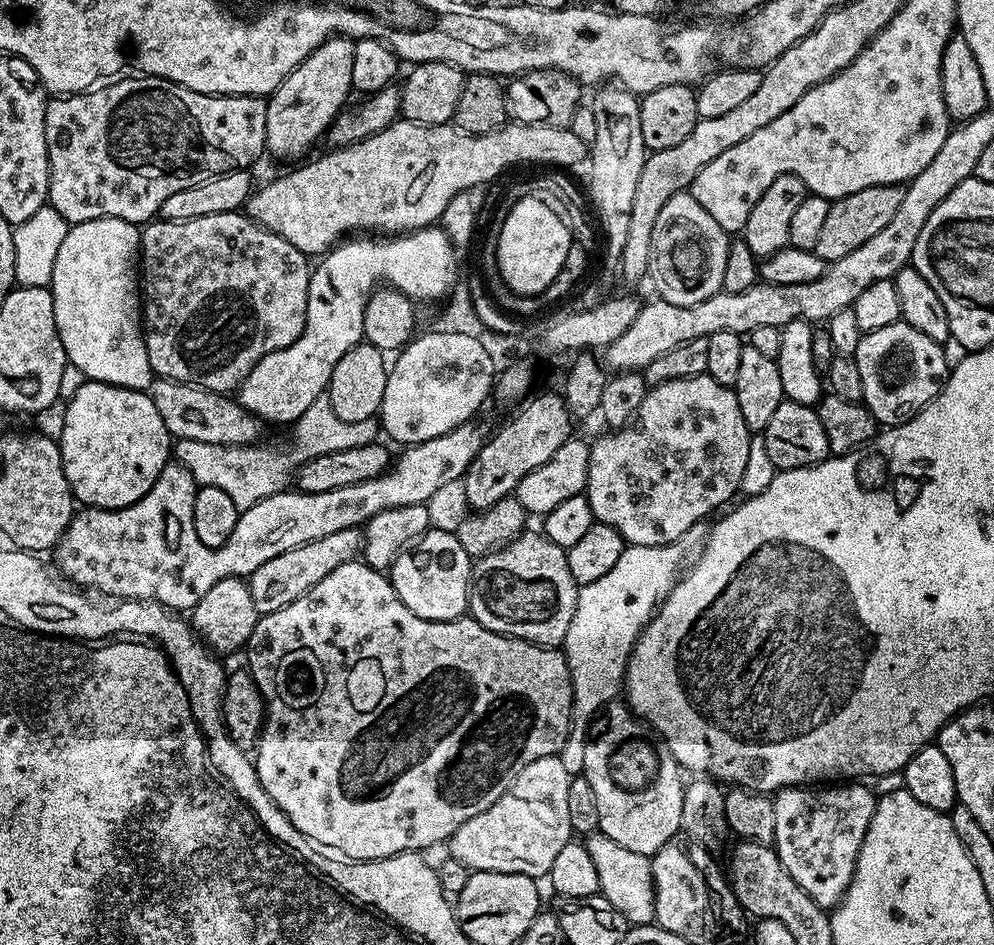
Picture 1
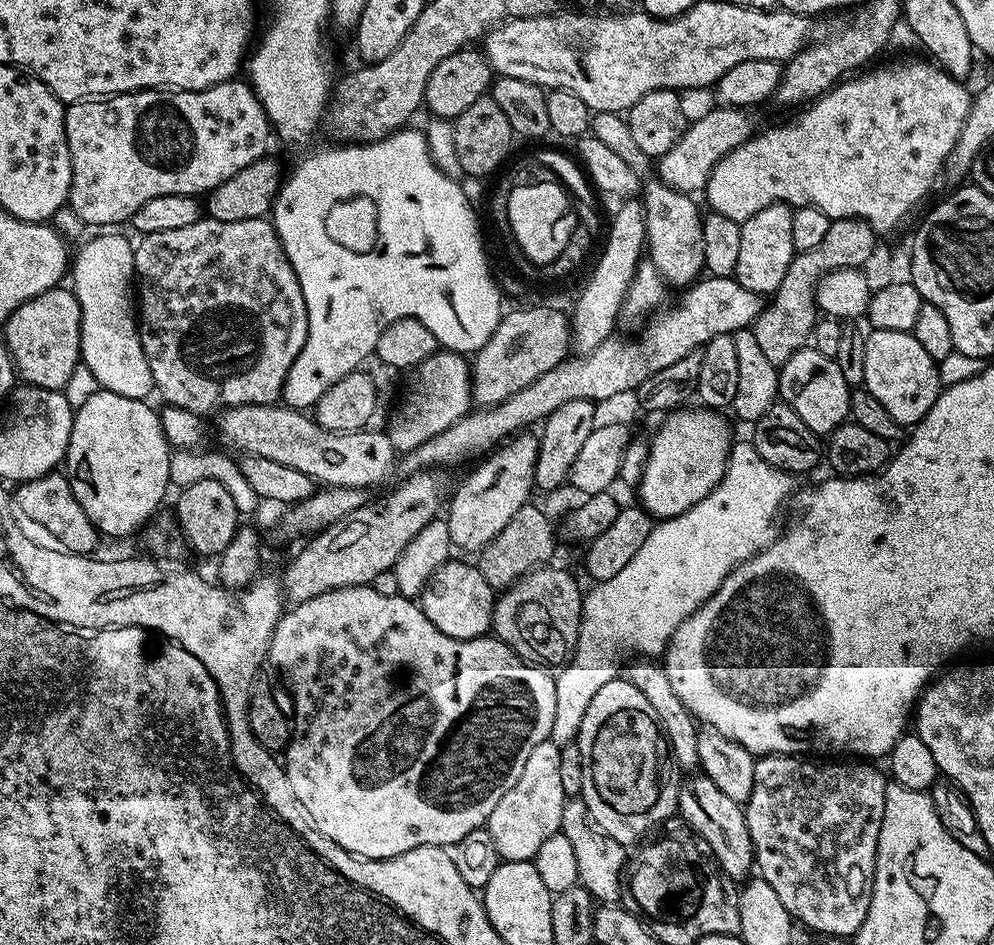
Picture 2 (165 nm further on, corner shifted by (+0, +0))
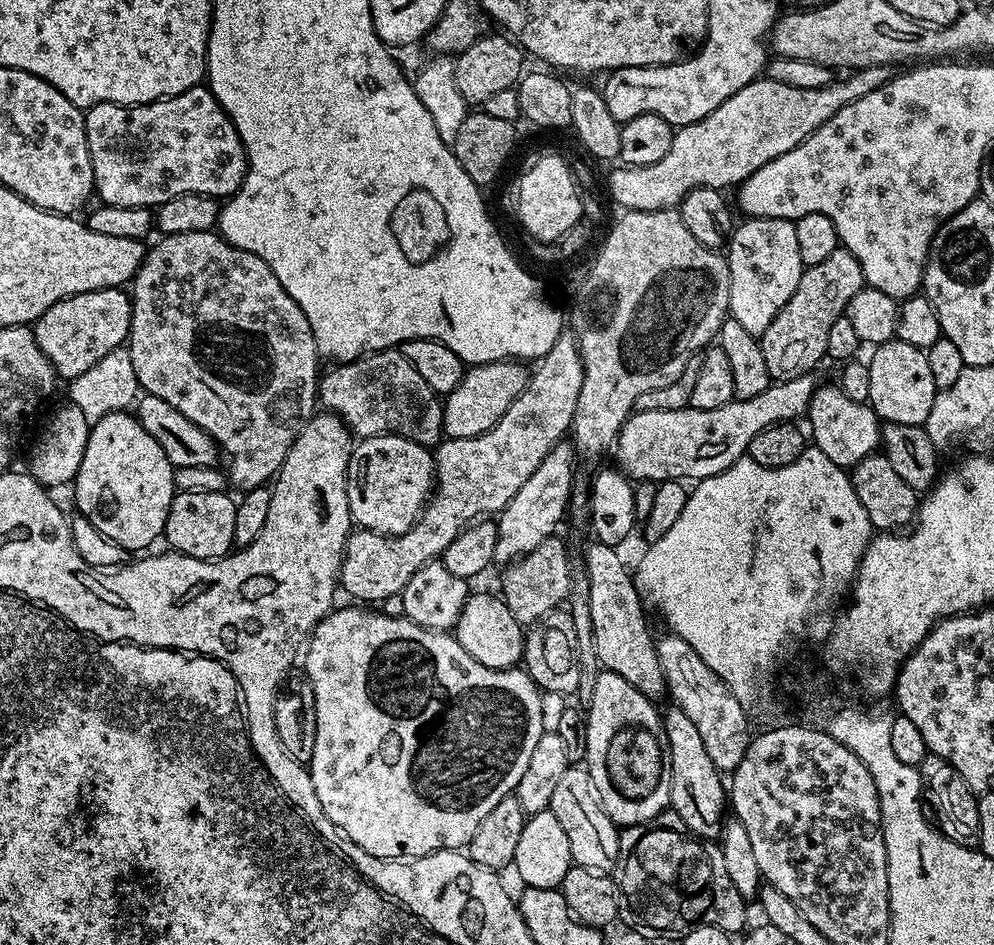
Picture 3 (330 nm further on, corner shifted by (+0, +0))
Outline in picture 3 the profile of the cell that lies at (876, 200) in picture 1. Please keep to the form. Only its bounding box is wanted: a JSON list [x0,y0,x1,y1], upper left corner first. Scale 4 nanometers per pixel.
[758,246,865,382]

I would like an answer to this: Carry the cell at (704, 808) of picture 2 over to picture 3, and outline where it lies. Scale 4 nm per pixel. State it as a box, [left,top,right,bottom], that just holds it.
[663,706,726,842]

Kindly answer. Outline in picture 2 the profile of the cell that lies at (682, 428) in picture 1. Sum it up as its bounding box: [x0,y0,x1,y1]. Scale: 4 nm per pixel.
[638,406,734,521]

